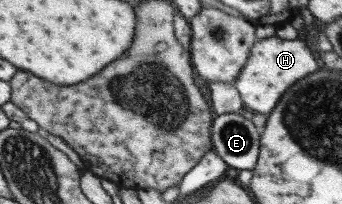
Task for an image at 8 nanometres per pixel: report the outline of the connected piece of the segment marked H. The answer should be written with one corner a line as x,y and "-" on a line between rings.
263,38
255,40
255,43
249,48
247,61
239,70
233,82
237,90
244,109
250,109
253,113
268,115
272,108
275,107
278,98
282,92
294,84
300,78
314,72
316,68
321,67
318,61
316,64
315,56
306,48
302,38
293,40
282,40
282,38

